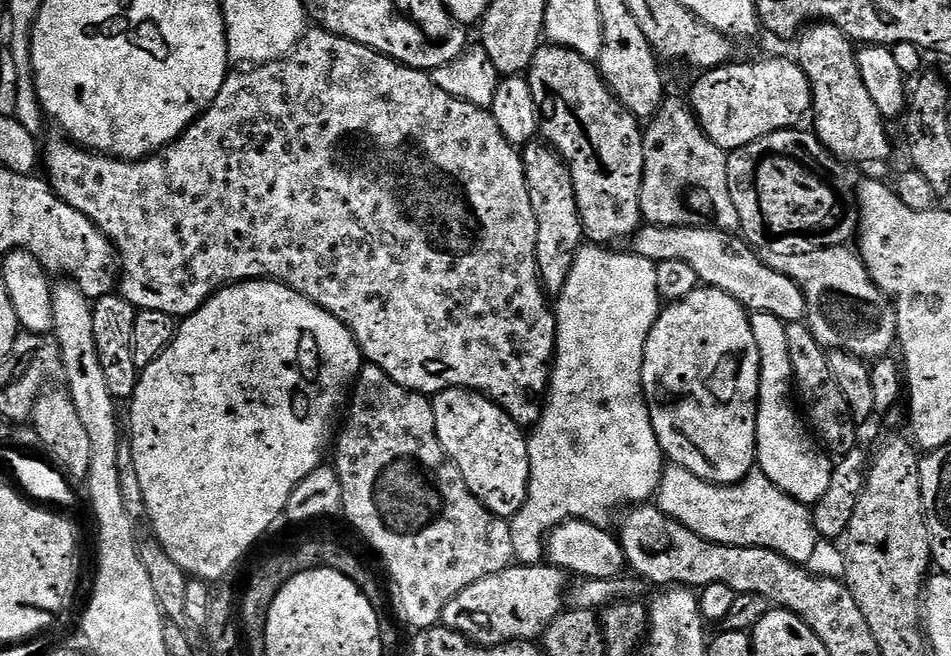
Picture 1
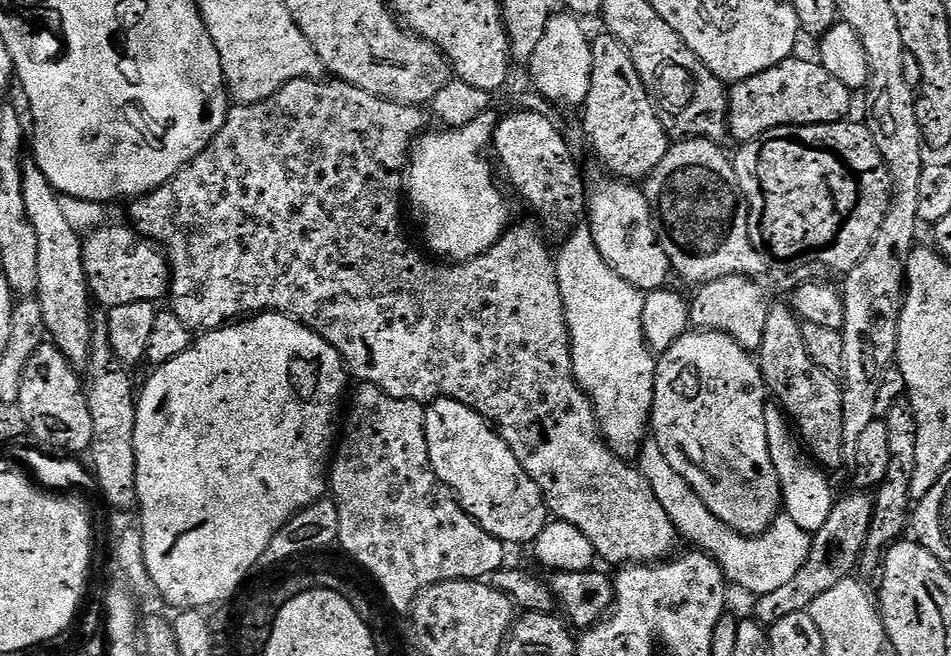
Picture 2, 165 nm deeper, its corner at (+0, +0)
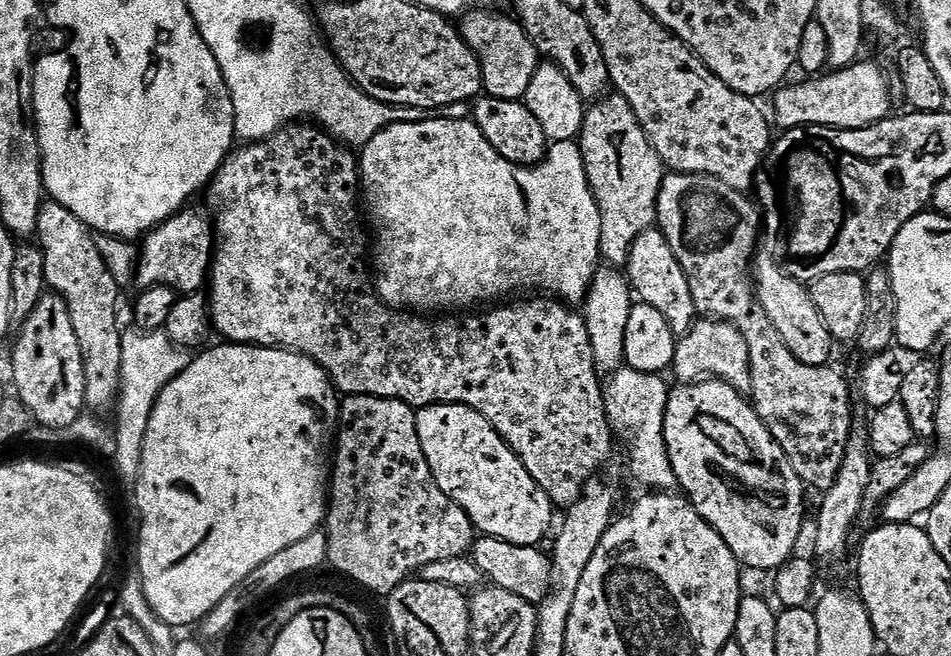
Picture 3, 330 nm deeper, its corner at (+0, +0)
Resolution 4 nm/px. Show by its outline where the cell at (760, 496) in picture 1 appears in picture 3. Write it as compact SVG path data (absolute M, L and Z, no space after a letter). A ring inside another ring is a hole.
M621 366L607 377L604 389L604 405L608 422L617 437L624 439L628 446L628 464L632 467L632 476L640 484L645 484L645 489L658 492L671 492L677 487L678 481L674 474L674 466L670 466L670 454L666 450L666 434L664 433L664 415L668 405L670 384L664 381L663 375L655 372L643 372L627 366Z

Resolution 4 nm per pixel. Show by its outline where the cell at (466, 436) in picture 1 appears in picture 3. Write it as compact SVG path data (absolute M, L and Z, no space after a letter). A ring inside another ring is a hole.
M431 404L415 409L415 413L418 442L422 442L422 454L426 454L426 462L434 474L434 482L438 482L446 498L450 498L458 506L462 506L462 510L466 510L477 533L518 546L536 546L548 531L553 531L552 499L540 489L534 478L530 478L526 466L522 466L520 458L513 454L512 447L492 429L490 422L486 422L482 414L461 404Z

